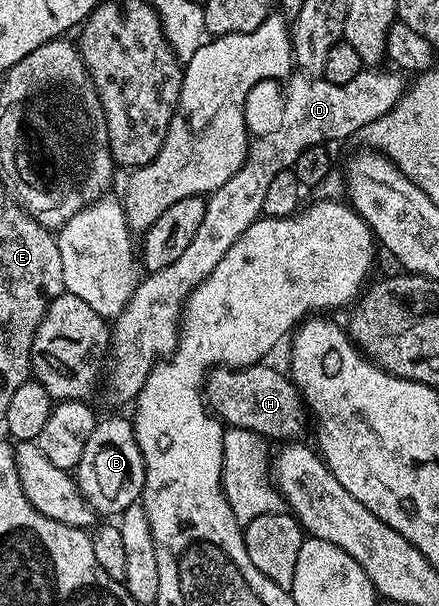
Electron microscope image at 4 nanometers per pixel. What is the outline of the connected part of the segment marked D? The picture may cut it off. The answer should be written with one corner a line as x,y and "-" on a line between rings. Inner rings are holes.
365,71
354,75
354,79
350,79
350,83
330,83
323,79
313,79
308,75
296,75
287,82
288,86
284,89
284,98
280,101
280,81
263,81
258,83
250,91
250,95
246,95
246,103
244,104
244,114
246,115
246,125
249,134
252,138
248,147
248,154
244,162
238,167
238,171
234,171
234,175
230,175
230,179
226,179
226,183
222,183
222,187
218,187
207,198
208,206
206,207
206,215
202,215
202,224
198,226
198,235
194,235
194,240
191,241
190,247
186,247
186,251
182,251
182,256
179,259
174,259
174,263
170,263
170,267
162,267
162,271
148,273
147,276
137,284
136,289
132,292
132,298
128,301
126,307
117,317
111,322
110,325
110,364
106,369
106,377
108,373
108,397
116,405
124,405
127,403
135,402
136,396
140,394
140,388
148,381
150,371
156,365
156,362
161,359
171,357
172,352
176,350
176,345
180,342
180,319
184,311
184,303
187,301
188,296
193,293
198,287
198,283
202,283
202,279
206,279
206,275
210,275
210,271
214,271
214,267
218,267
218,263
222,260
222,255
226,255
226,251
230,251
230,247
234,247
234,243
246,231
246,227
250,227
254,222
259,221
263,211
264,204
266,203
266,191
270,187
270,182
274,179
274,175
278,175
278,171
286,171
292,169
296,164
298,155
302,155
302,151
306,151
315,145
324,145
328,141
344,141
347,137
355,138
360,130
366,127
366,123
374,123
374,119
378,119
382,115
386,115
386,111
391,109
399,103
400,98
406,92
406,82
400,77
401,74
396,71
392,73
376,73
380,71

